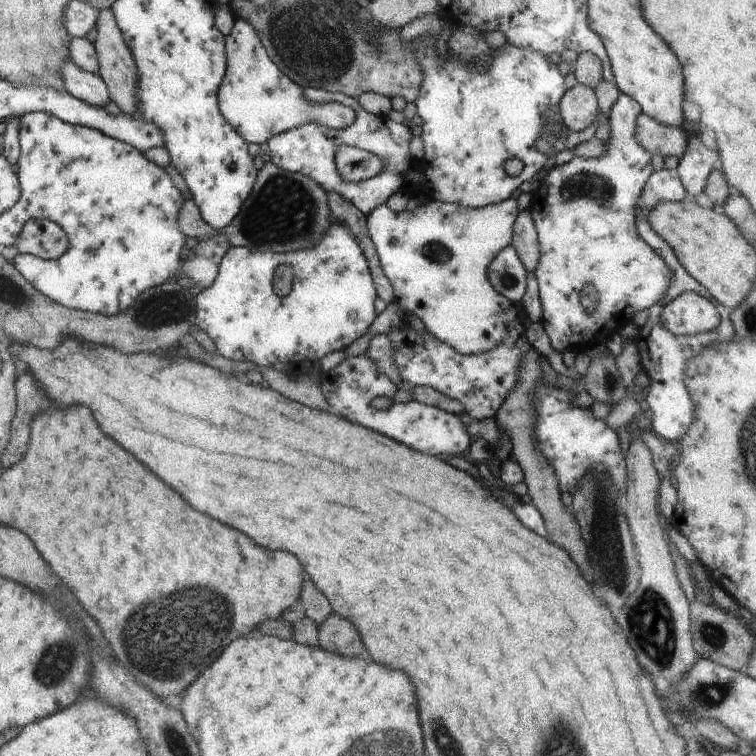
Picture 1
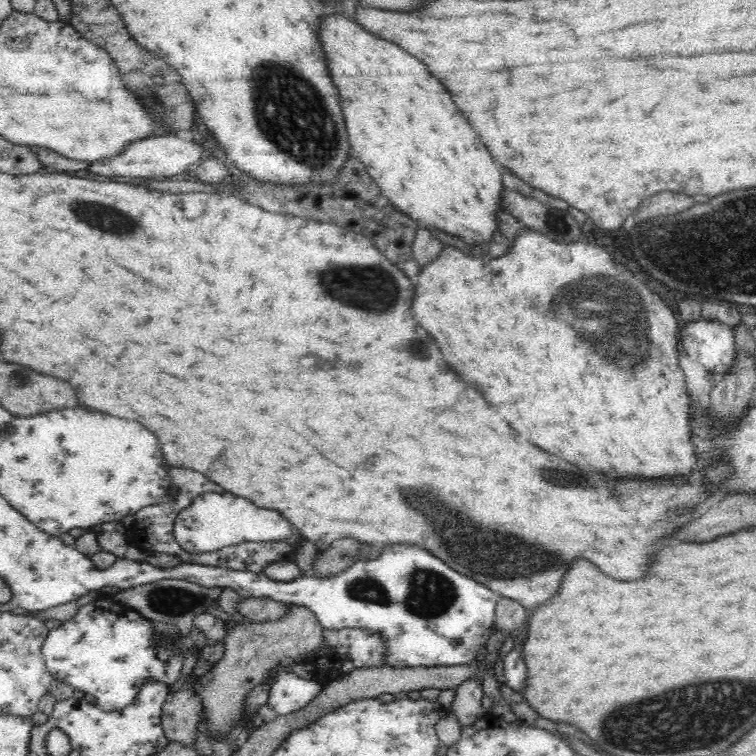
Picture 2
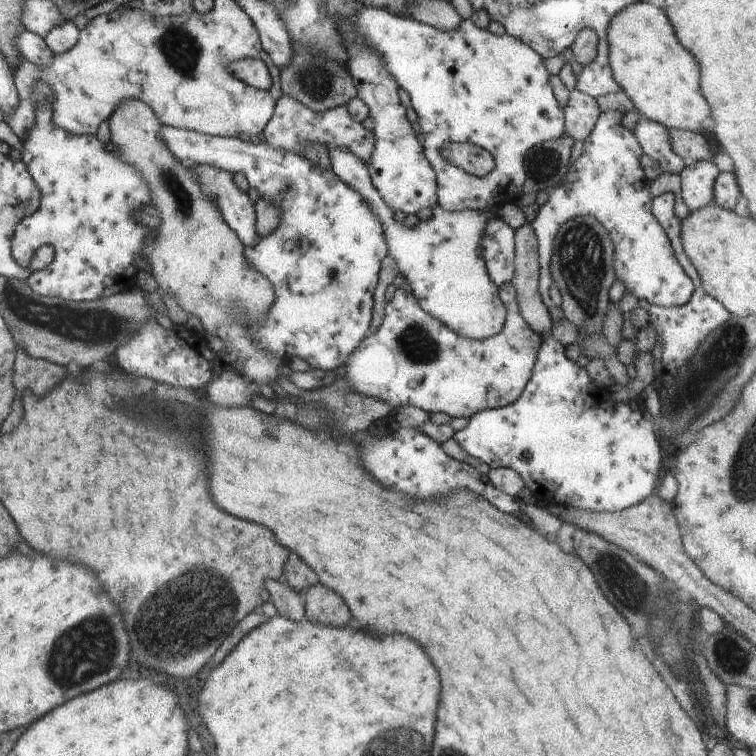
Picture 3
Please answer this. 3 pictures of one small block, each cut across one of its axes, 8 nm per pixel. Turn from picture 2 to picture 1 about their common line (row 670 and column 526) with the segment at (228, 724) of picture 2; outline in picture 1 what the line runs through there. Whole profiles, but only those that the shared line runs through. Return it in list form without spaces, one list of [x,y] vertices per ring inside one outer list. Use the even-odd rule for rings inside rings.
[[[529,208],[521,210],[513,224],[512,245],[527,272],[534,272],[540,258],[537,230]]]

